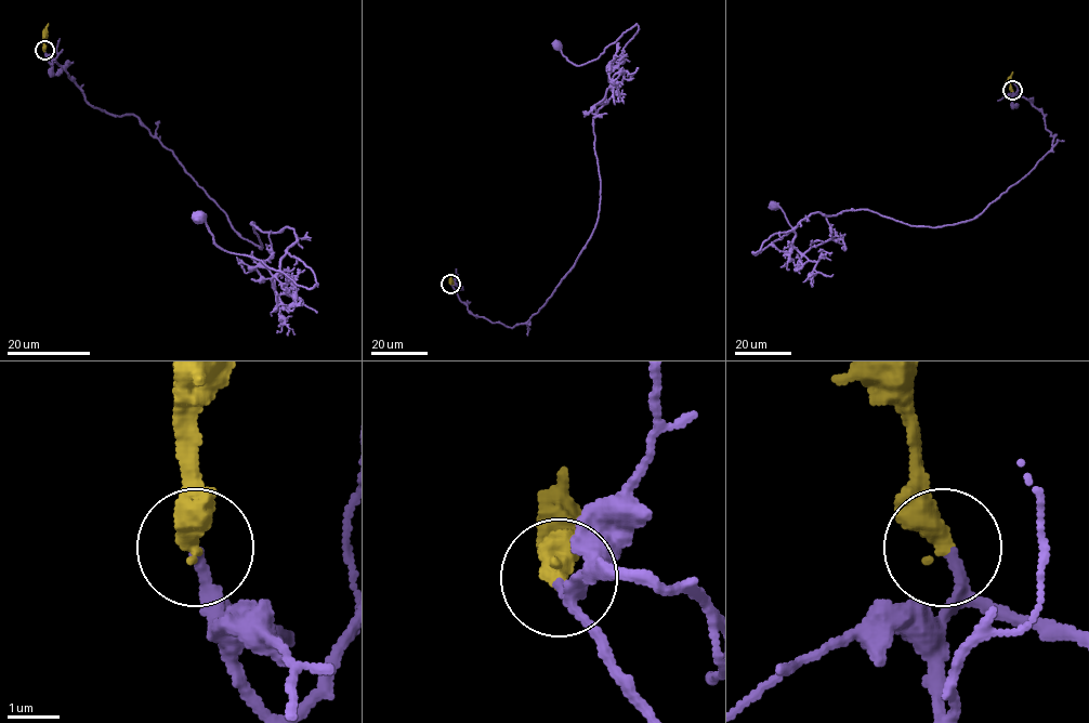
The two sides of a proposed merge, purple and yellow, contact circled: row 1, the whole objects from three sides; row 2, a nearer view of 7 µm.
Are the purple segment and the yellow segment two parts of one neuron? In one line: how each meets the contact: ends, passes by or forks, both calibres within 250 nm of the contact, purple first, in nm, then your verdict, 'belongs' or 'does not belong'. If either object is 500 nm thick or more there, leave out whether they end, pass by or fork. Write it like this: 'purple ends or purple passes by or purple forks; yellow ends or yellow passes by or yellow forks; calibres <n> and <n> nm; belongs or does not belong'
calibres 160 and 500 nm; belongs

